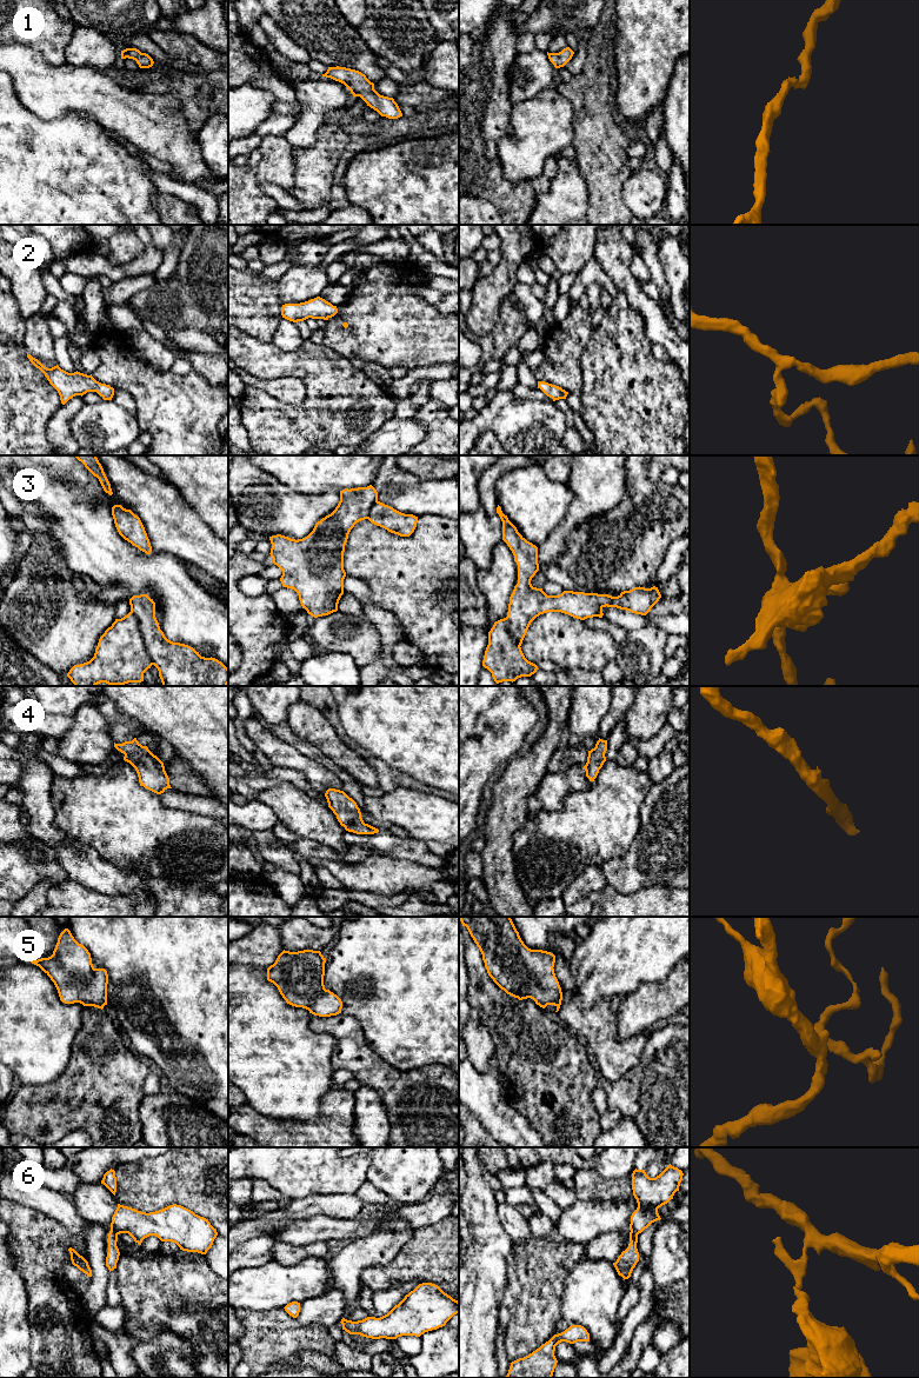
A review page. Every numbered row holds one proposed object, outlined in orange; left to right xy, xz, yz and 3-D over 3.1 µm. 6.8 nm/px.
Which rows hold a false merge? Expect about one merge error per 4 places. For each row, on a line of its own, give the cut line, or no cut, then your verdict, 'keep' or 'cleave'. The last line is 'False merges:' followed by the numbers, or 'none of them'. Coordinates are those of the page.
1: no cut; keep
2: no cut; keep
3: cut in xy along (131, 611), (138, 620), (144, 645), (152, 664); cleave
4: no cut; keep
5: no cut; keep
6: cut in xy along (111, 1230), (117, 1236); cleave
False merges: 3, 6

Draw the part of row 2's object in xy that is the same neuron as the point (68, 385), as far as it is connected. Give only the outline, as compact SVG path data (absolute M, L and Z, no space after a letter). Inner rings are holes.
M28 353L27 358L45 374L49 384L58 391L62 405L73 397L82 397L87 392L96 392L104 400L112 400L114 395L113 387L96 381L92 374L87 375L78 371L68 373L61 370L58 365L52 368L47 368Z

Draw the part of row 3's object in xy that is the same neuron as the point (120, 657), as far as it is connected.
M129 612L115 619L100 637L94 657L74 665L67 677L75 686L125 685L144 681L144 673L151 666L139 620Z

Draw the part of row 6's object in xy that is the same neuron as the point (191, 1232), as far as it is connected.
M118 1204L112 1217L111 1231L115 1232L116 1236L120 1233L128 1233L139 1245L141 1245L145 1238L155 1236L161 1241L175 1243L182 1251L198 1252L201 1254L207 1253L218 1236L217 1230L206 1218L177 1204L149 1213Z

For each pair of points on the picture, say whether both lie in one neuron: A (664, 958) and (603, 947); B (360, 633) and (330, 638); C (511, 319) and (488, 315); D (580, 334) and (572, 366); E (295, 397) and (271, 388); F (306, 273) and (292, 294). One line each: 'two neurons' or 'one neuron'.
A: one neuron
B: one neuron
C: two neurons
D: one neuron
E: one neuron
F: one neuron

